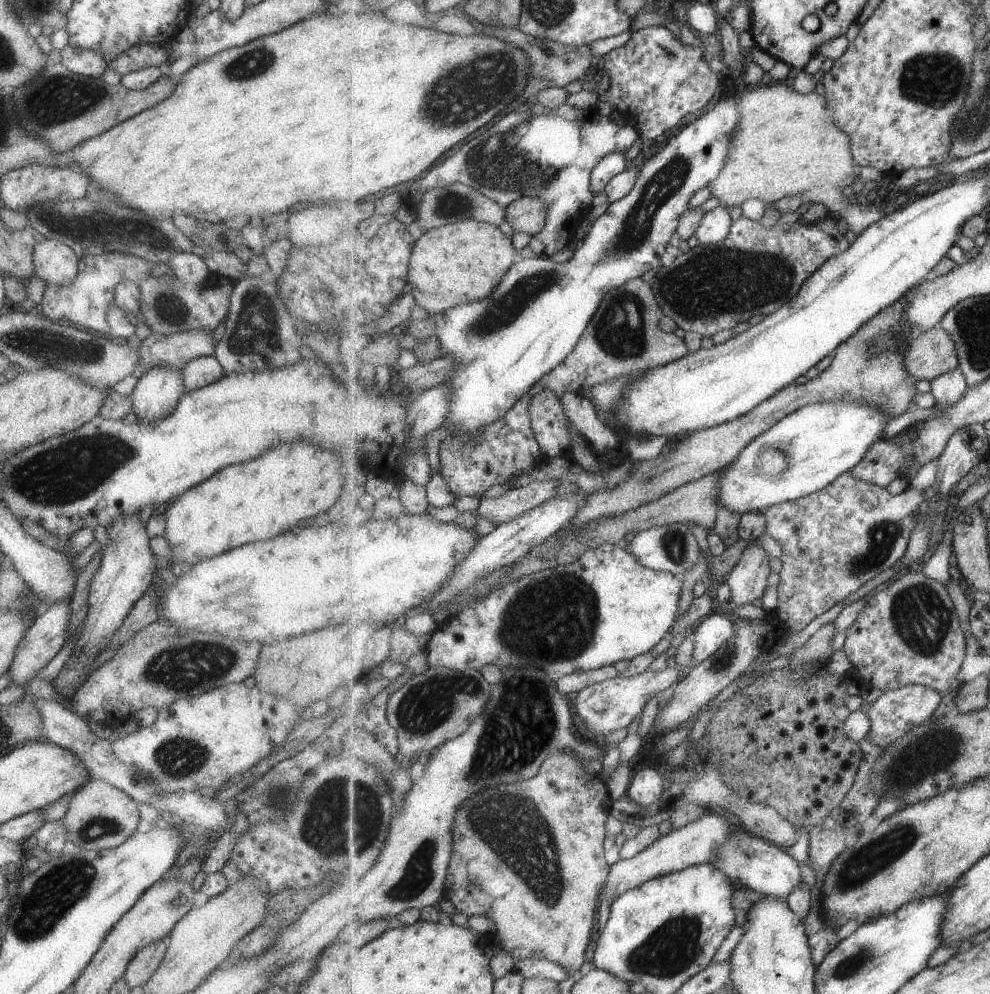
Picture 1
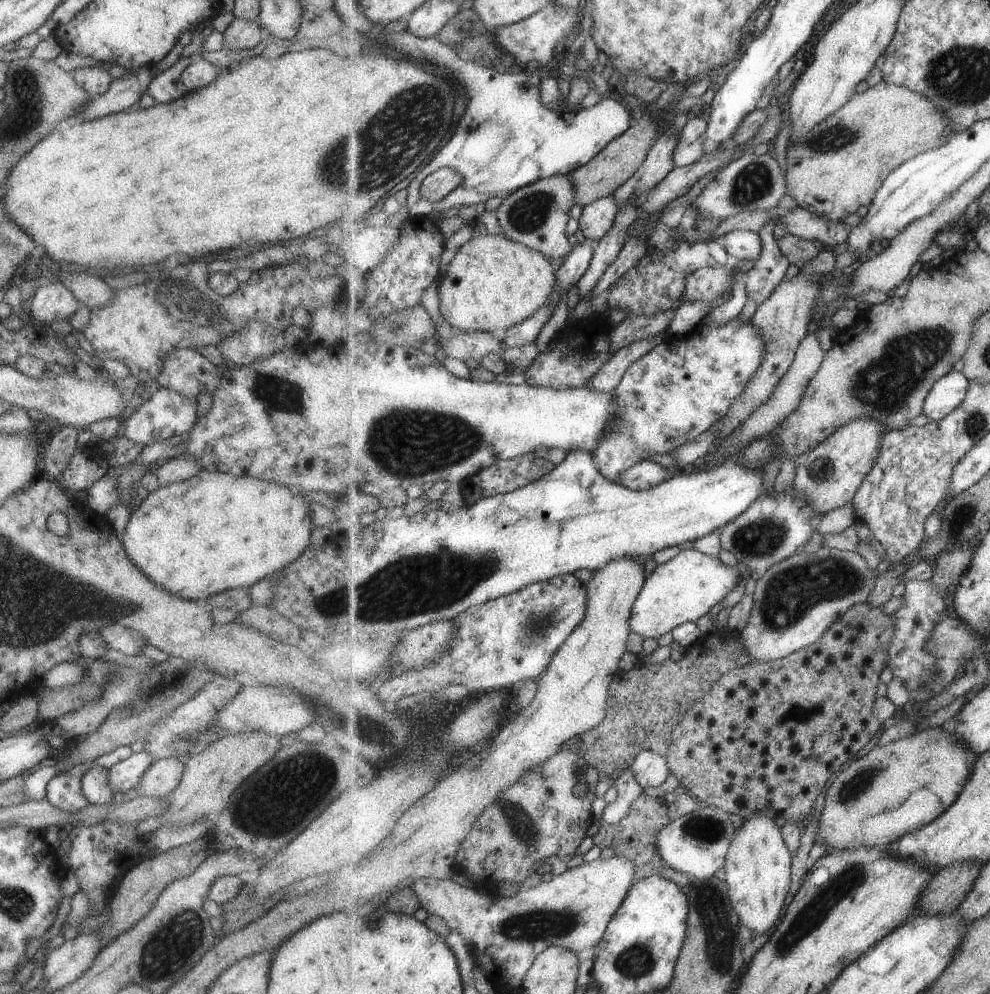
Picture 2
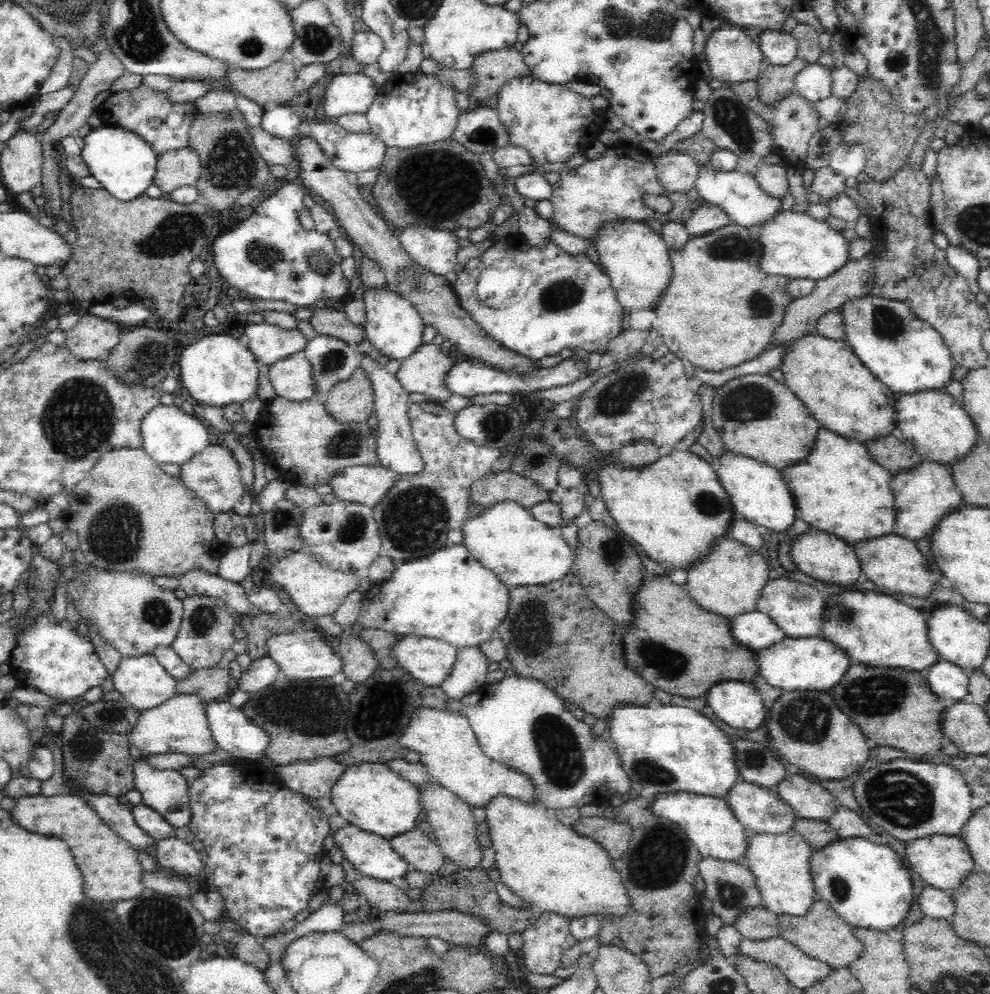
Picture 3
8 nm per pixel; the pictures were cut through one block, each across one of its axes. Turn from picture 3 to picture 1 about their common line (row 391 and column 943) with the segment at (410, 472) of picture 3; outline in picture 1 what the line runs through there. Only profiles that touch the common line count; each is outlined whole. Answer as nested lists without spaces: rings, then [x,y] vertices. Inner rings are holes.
[[[960,368],[946,372],[931,381],[931,393],[936,404],[941,406],[953,406],[969,389],[968,379]]]

